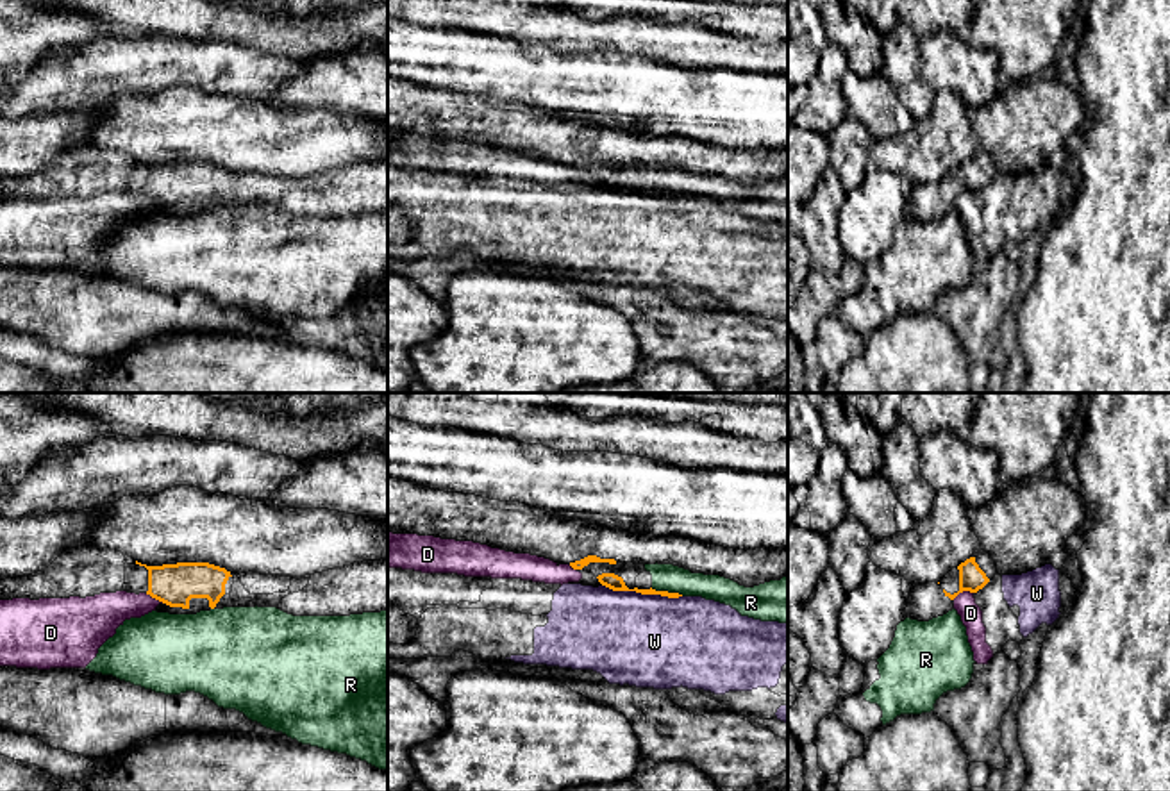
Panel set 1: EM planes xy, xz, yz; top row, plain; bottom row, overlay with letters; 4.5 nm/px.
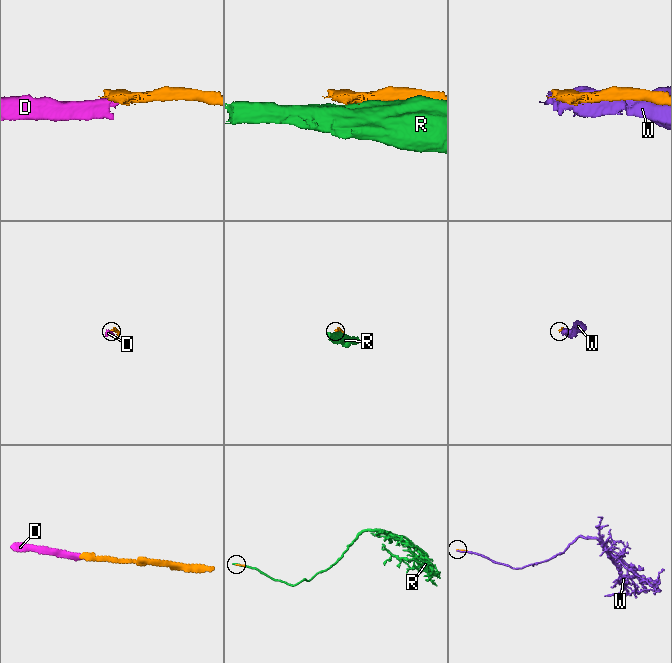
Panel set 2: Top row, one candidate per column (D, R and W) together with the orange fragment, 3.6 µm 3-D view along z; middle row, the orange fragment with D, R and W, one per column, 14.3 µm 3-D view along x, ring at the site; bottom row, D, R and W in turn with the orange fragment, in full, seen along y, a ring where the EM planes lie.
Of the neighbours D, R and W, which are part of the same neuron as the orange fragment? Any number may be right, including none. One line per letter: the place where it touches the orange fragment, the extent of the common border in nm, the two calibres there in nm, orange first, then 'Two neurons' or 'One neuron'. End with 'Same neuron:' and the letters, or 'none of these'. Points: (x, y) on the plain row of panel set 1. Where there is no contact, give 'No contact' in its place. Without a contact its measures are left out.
D: Touches orange at yz (961, 191). Shared border 100 nm. Thickness 120 nm (orange) against 100 nm. Two neurons
R: Touches orange at xz (667, 191). Shared border 160 nm. Thickness 70 nm (orange) against 130 nm. Two neurons
W: Touches orange at xz (642, 193). Shared border 360 nm. Thickness 70 nm (orange) against 420 nm. Two neurons
Same neuron: none of these

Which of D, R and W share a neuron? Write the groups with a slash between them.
D W / R

